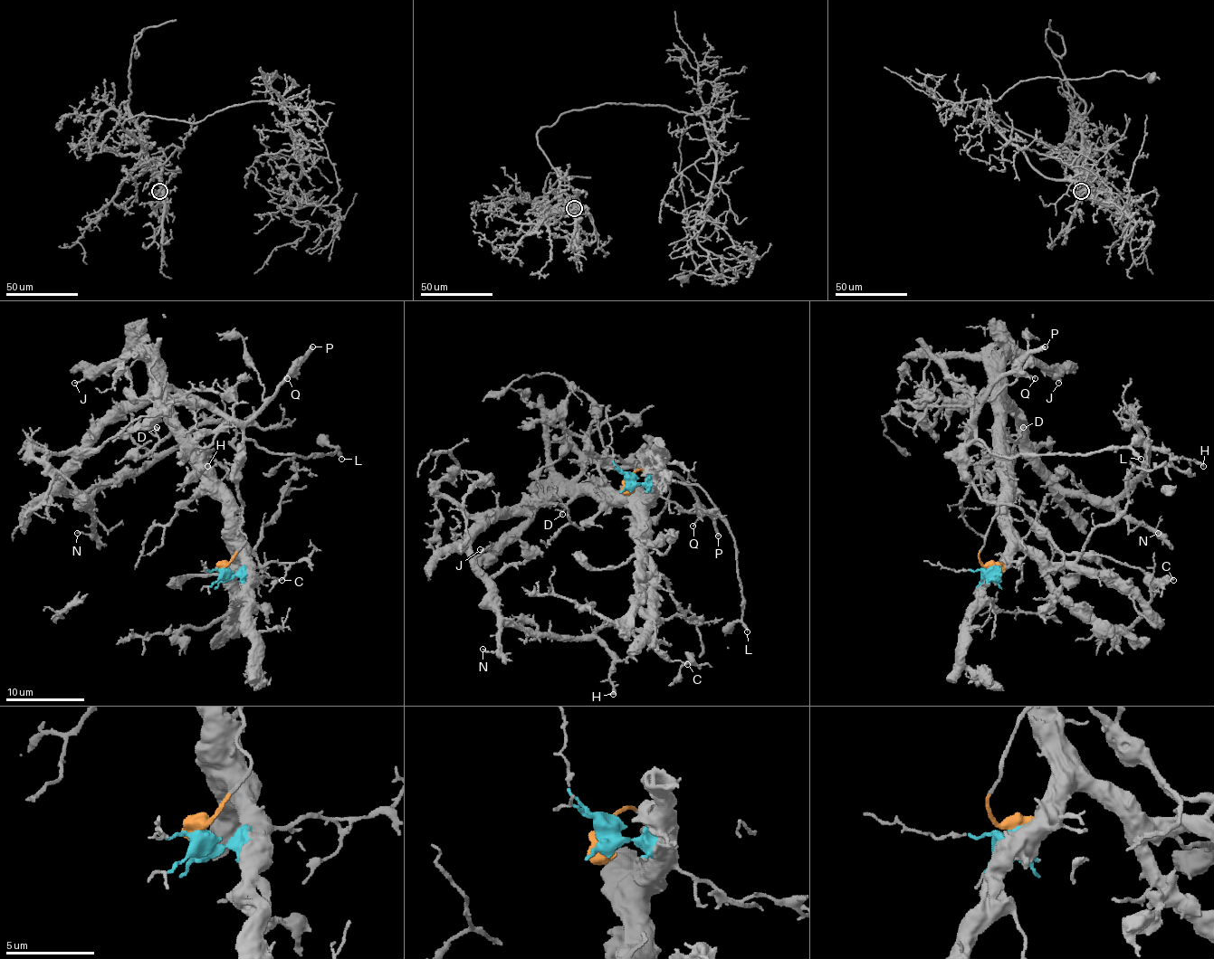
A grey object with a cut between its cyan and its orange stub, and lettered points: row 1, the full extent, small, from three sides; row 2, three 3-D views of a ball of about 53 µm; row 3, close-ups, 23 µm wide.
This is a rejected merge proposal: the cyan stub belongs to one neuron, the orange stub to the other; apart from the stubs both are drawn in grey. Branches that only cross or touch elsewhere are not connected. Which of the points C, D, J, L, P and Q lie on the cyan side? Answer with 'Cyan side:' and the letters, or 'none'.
Cyan side: D, J

